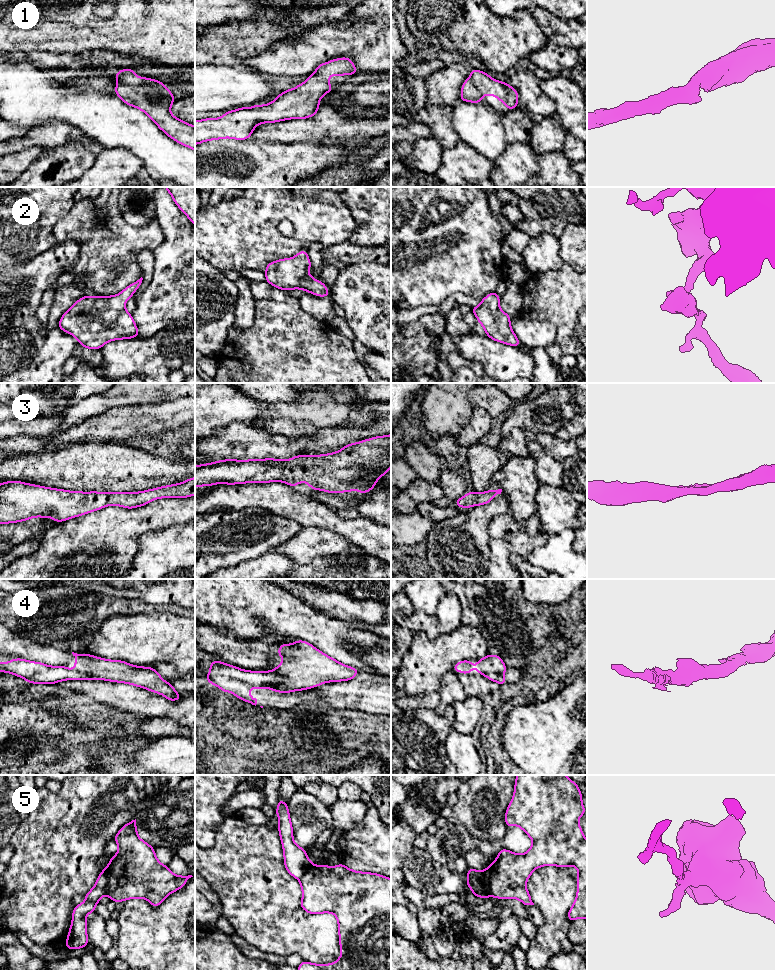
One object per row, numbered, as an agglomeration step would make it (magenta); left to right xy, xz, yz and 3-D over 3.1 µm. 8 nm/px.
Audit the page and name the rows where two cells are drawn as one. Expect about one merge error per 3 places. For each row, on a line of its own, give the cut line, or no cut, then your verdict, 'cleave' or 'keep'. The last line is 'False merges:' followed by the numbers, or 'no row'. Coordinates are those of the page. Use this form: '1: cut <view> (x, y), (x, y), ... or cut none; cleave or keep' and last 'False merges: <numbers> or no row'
1: cut none; keep
2: cut none; keep
3: cut none; keep
4: cut xy (60, 666), (87, 673), (95, 678); cleave
5: cut yz (486, 869), (489, 875), (489, 895); cleave
False merges: 4, 5

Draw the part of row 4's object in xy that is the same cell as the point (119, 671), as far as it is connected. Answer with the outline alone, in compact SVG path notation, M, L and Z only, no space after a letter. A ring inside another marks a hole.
M74 652L72 654L76 657L76 668L61 667L88 674L97 680L126 683L145 688L163 695L170 701L178 701L181 698L181 694L175 691L173 685L163 680L152 667L135 666L121 660L108 660L90 654Z

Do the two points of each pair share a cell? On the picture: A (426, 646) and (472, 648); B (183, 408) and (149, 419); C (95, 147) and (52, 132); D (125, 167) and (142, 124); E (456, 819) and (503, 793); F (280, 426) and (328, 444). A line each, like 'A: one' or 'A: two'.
A: one
B: one
C: one
D: two
E: one
F: two

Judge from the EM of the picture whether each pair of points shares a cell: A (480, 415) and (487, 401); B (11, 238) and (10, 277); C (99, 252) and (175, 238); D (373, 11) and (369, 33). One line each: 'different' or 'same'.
A: different
B: different
C: different
D: different

